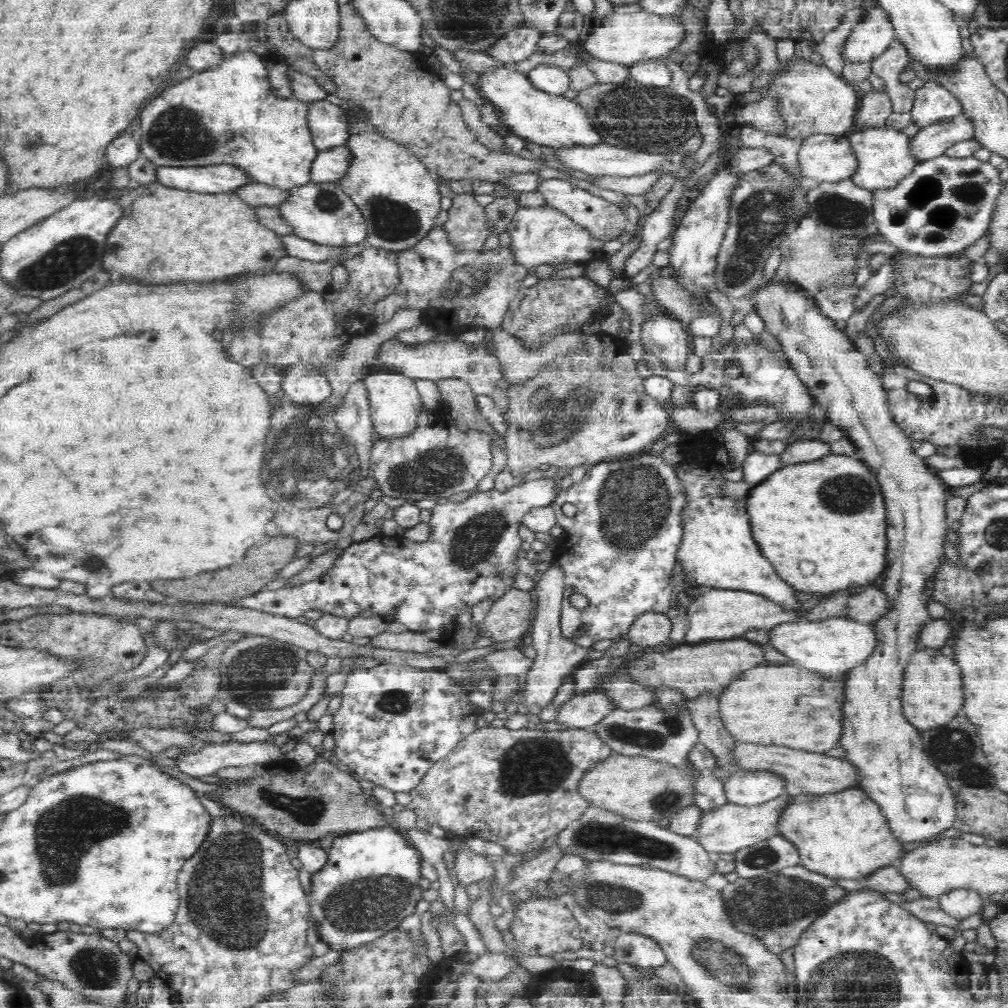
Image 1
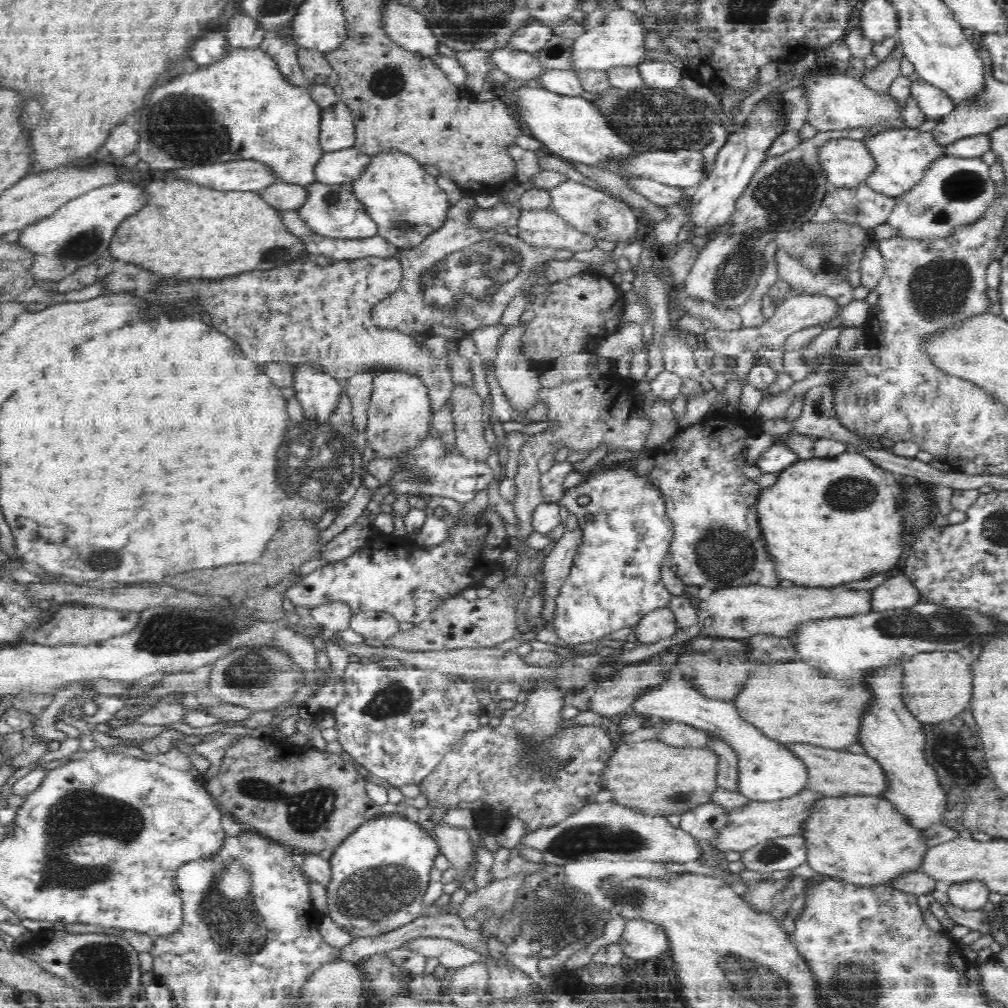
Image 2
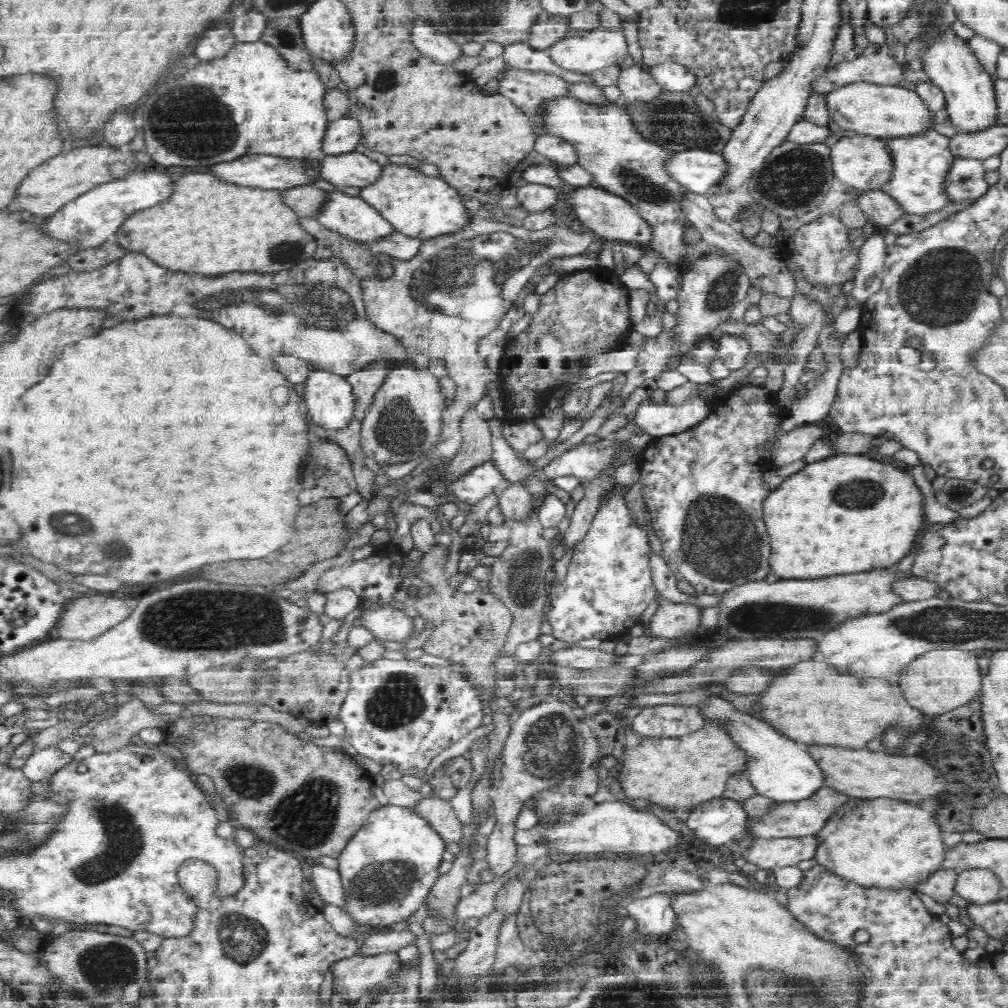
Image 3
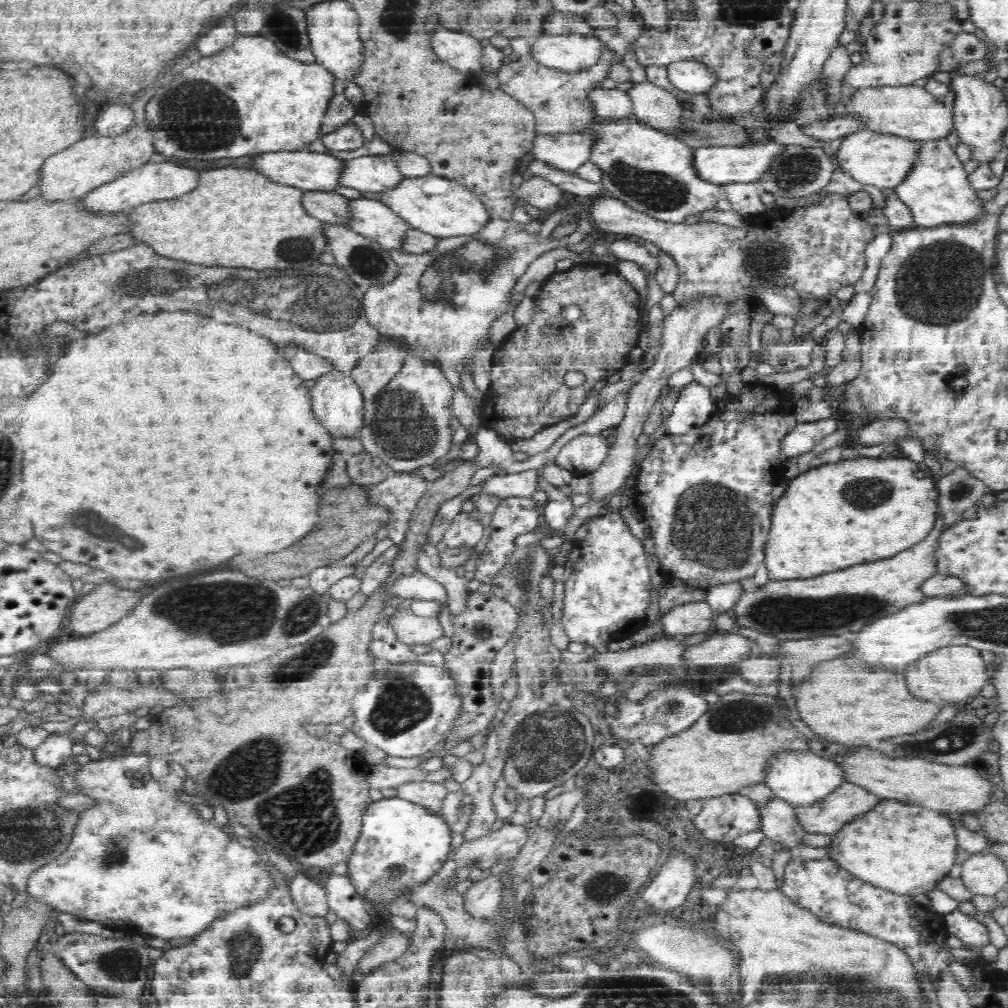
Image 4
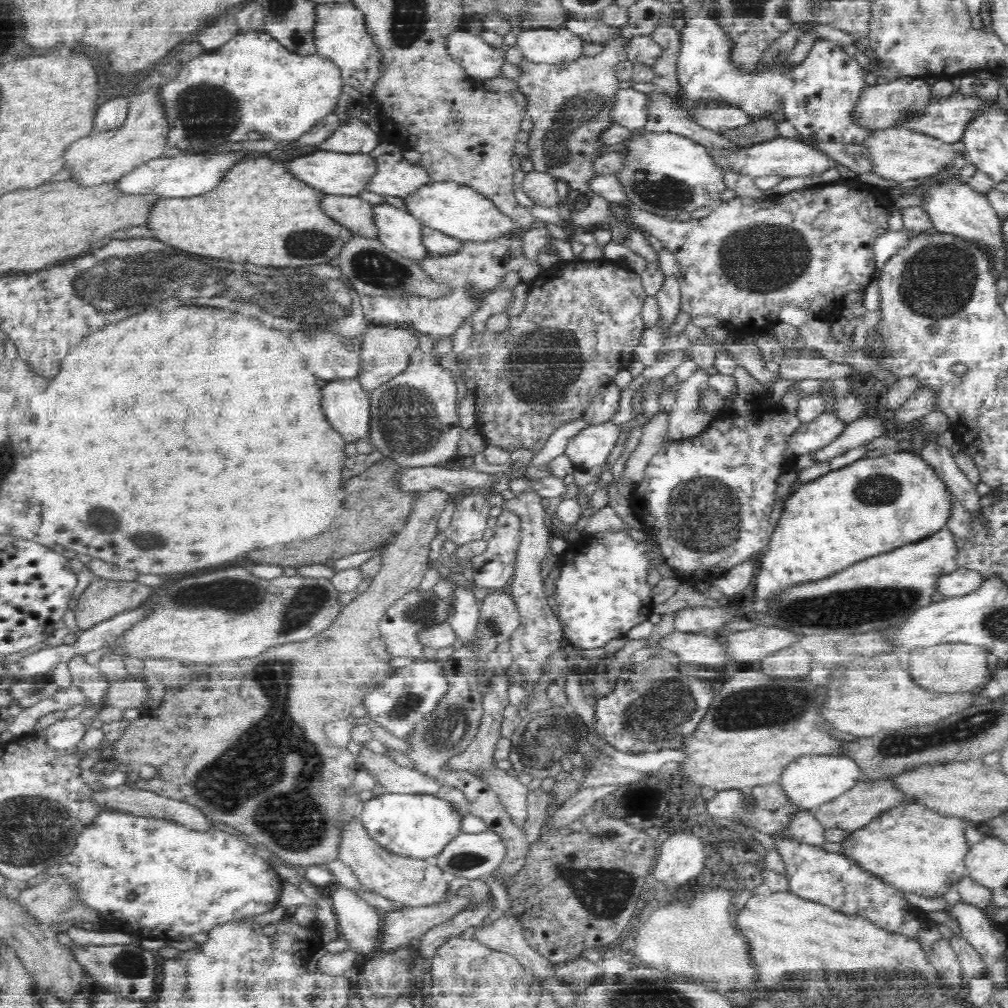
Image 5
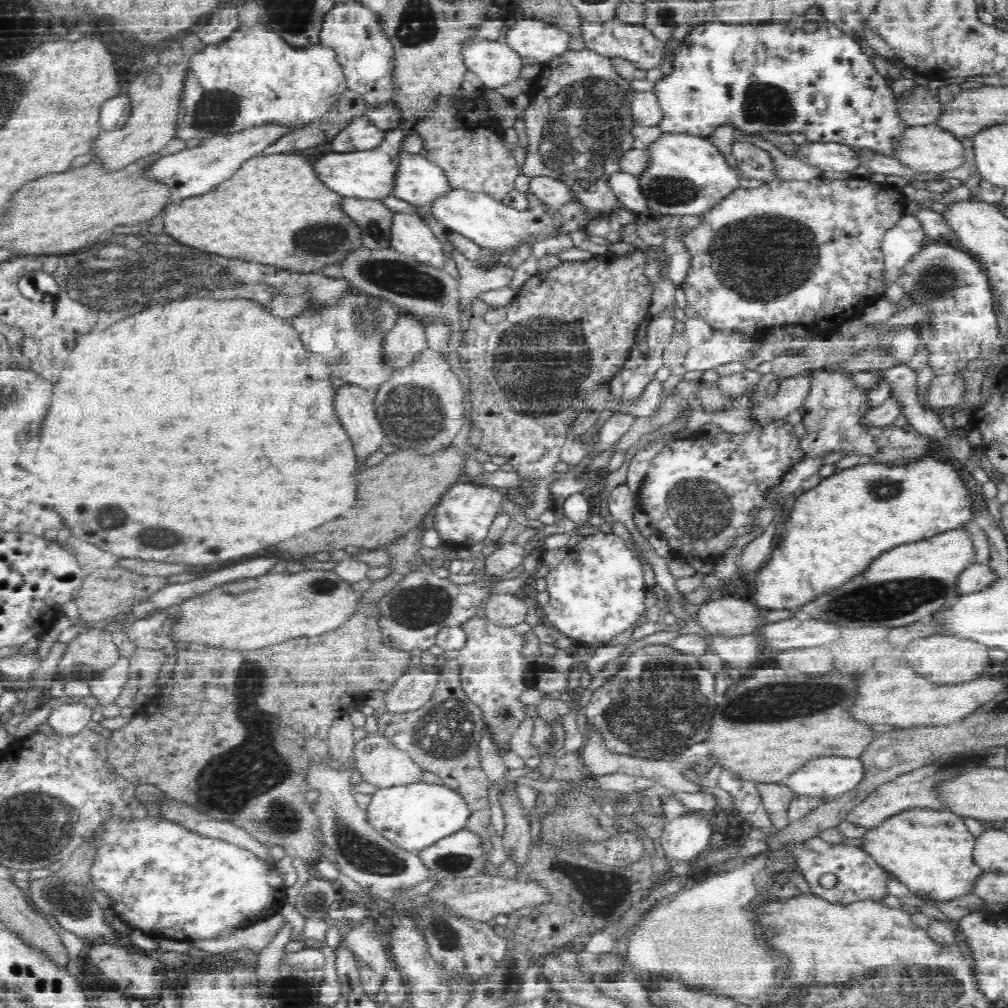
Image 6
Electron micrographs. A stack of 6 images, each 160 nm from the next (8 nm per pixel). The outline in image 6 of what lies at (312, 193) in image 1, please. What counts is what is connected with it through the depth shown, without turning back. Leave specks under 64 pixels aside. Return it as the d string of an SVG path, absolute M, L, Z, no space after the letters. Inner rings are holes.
M396 213L392 238L393 248L406 256L440 269L448 262L442 242L418 215Z

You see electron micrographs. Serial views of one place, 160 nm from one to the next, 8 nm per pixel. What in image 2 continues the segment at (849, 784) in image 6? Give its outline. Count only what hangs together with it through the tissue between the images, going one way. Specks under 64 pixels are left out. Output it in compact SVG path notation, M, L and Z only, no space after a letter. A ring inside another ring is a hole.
M677 677L648 691L633 708L642 715L679 720L705 730L711 738L722 739L738 757L739 792L754 801L792 798L807 789L809 772L803 759L787 743L770 738L761 728L744 720L734 699L710 698L696 689L690 680Z

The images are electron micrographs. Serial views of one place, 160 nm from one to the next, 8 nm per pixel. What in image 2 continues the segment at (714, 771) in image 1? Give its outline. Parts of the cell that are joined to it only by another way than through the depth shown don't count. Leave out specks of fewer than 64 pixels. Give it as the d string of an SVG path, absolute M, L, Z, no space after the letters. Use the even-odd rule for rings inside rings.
M710 738L709 744L720 757L717 772L719 788L738 793L740 790L740 774L736 753L722 739Z

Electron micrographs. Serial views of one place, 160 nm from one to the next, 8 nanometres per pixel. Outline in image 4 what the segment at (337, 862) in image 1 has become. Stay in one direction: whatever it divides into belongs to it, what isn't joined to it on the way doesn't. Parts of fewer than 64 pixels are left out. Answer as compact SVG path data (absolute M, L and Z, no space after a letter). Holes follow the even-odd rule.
M400 797L372 801L362 814L356 852L349 863L349 880L376 914L383 911L376 903L392 901L399 891L422 883L438 873L450 856L452 831L440 812Z

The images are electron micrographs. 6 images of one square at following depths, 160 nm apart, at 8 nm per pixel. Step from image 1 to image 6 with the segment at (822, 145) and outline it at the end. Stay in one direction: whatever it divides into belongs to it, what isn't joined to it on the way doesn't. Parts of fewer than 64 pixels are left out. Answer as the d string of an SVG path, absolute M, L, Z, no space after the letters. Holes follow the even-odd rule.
M937 124L918 125L905 132L895 157L912 169L953 172L966 162L966 148L962 137Z

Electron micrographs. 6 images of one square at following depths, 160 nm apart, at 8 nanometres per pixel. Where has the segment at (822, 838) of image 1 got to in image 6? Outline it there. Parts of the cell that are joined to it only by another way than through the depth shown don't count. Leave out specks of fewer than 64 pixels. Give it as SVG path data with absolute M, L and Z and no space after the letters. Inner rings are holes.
M911 808L891 816L876 827L871 827L862 837L864 850L868 852L878 865L882 866L887 872L896 874L896 879L913 893L927 898L948 901L972 895L978 880L982 880L985 869L978 865L974 857L976 842L978 838L969 831L965 819L958 817L952 811L935 811L927 808Z

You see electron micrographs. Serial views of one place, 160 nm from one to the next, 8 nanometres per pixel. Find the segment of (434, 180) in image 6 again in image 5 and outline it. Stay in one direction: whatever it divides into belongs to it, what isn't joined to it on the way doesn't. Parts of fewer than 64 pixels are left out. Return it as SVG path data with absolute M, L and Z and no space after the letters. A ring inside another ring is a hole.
M380 143L371 153L380 167L369 188L376 194L399 196L406 200L433 183L430 170L424 164L410 162L397 144Z

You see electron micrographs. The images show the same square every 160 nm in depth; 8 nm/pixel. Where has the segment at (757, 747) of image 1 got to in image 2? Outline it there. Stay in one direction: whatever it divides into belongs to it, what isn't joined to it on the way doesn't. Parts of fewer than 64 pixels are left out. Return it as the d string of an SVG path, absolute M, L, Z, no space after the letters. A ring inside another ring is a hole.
M792 743L789 747L800 756L806 763L809 772L808 790L816 790L824 797L845 797L845 796L863 796L863 797L882 797L889 791L889 776L877 758L868 753L854 754L846 749L826 748L816 746L810 743Z

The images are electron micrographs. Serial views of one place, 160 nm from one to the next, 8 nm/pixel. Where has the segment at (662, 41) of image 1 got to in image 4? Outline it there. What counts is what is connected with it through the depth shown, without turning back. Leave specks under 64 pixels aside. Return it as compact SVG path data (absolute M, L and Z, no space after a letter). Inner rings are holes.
M542 32L532 39L529 54L542 66L570 72L599 63L603 48L599 36L554 35Z

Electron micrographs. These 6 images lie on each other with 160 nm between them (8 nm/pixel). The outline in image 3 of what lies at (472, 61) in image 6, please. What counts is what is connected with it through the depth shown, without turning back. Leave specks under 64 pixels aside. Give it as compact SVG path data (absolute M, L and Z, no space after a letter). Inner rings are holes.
M421 20L414 26L413 41L424 56L428 56L440 64L452 65L456 64L460 58L464 58L461 42L440 32L432 24Z

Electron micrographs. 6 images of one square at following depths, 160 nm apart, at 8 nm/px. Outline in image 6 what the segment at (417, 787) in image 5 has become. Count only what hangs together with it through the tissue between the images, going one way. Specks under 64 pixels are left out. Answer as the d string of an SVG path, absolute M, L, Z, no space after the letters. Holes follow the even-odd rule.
M367 732L367 736L355 741L353 760L361 780L378 789L420 780L422 769L380 732Z

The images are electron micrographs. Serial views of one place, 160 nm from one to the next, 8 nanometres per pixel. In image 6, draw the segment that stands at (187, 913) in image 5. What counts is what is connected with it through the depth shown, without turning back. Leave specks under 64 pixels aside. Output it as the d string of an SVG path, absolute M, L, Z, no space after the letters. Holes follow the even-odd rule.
M164 818L110 819L102 829L104 840L90 872L92 884L110 896L111 904L118 904L110 906L117 917L147 935L192 942L222 938L230 930L250 928L279 914L286 904L288 894L282 874L238 846L202 836Z

